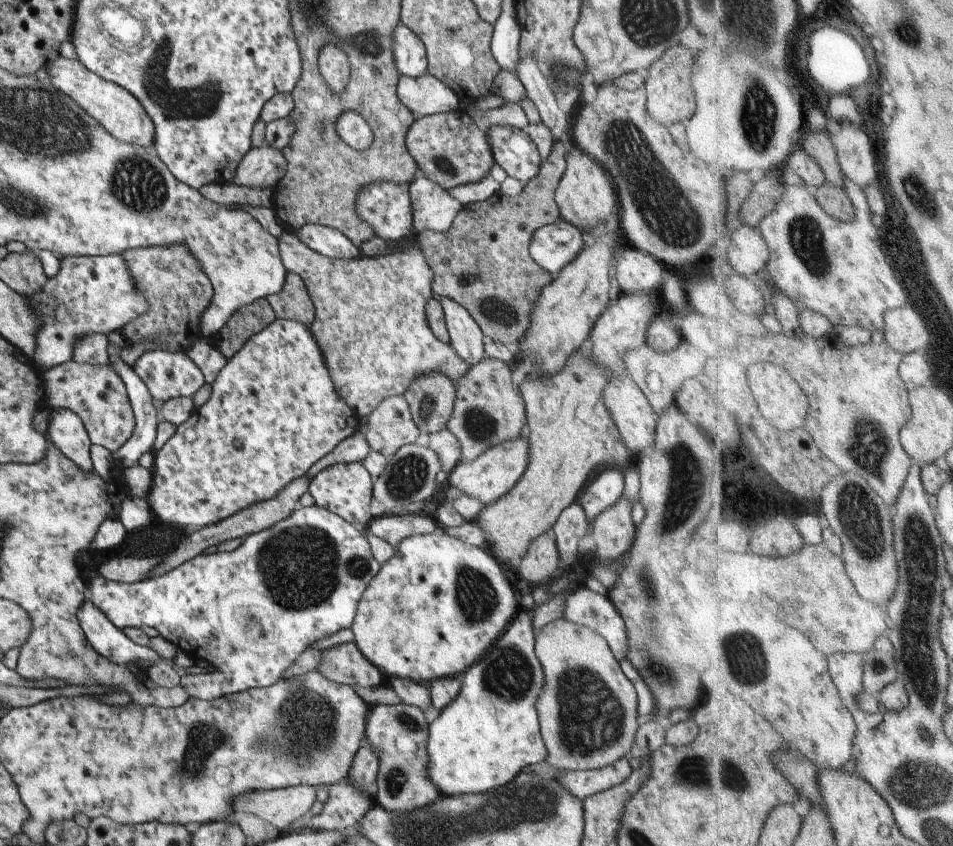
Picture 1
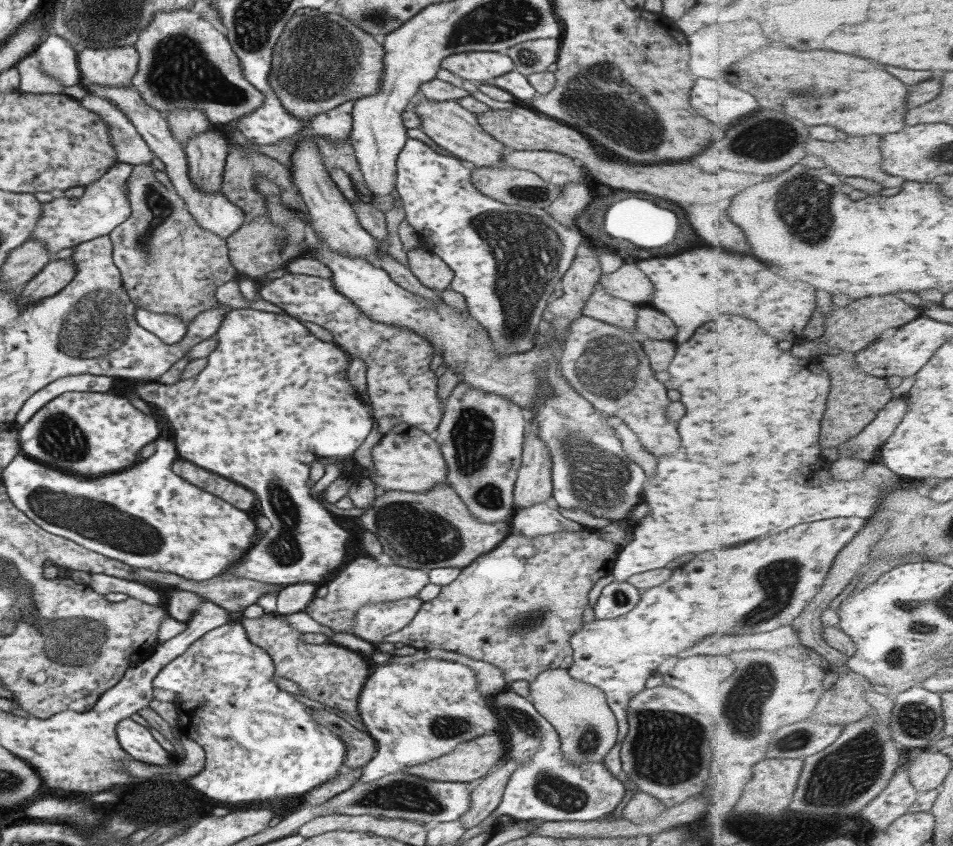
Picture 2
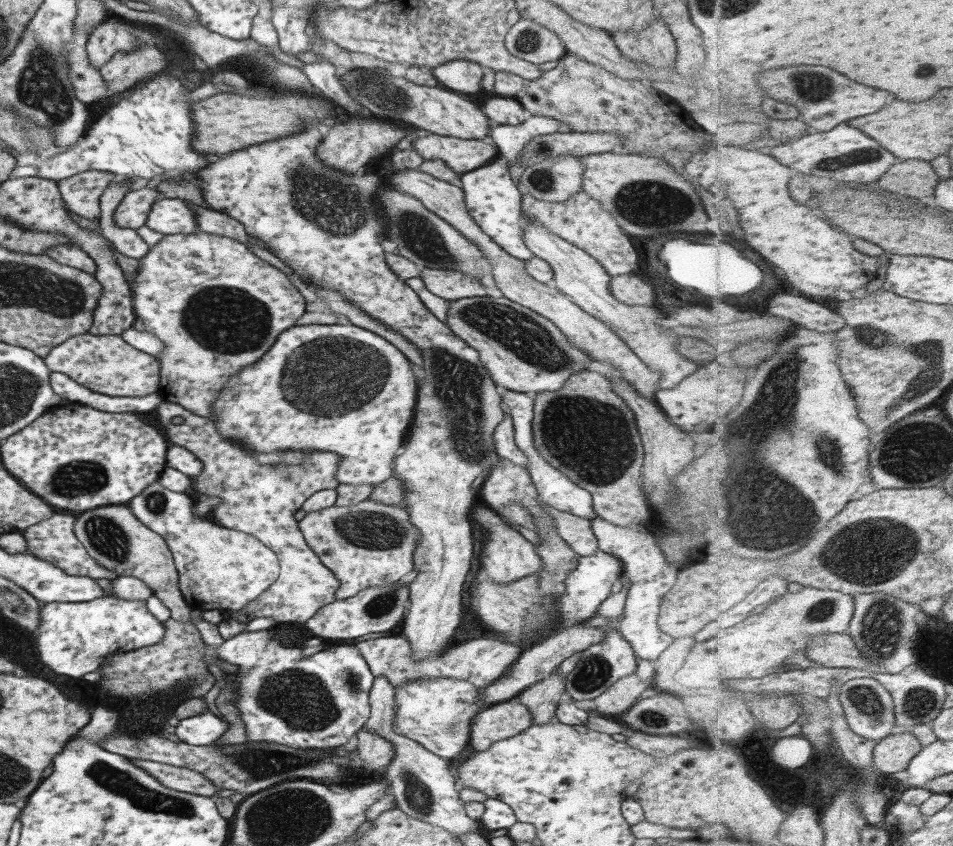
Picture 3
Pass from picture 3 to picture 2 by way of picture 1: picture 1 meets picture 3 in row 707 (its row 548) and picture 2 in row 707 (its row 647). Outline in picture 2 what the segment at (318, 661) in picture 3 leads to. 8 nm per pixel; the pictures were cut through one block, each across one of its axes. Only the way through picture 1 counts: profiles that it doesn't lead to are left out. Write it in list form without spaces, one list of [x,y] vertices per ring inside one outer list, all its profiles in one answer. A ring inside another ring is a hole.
[[[228,623],[226,625],[217,626],[217,629],[209,630],[207,633],[199,636],[193,641],[185,652],[181,653],[177,658],[169,661],[161,670],[153,677],[152,686],[155,688],[169,690],[179,698],[179,705],[176,707],[178,714],[178,722],[184,739],[193,738],[204,752],[203,770],[199,774],[195,774],[189,779],[189,783],[199,792],[208,798],[221,802],[223,806],[232,806],[241,808],[241,806],[253,806],[253,804],[263,804],[263,802],[277,802],[277,800],[285,800],[291,796],[301,796],[309,792],[317,786],[321,786],[323,782],[331,780],[335,774],[343,769],[343,758],[345,758],[345,743],[333,731],[319,725],[319,722],[313,719],[313,715],[309,713],[309,709],[301,702],[293,699],[293,696],[286,691],[279,690],[273,682],[275,675],[275,667],[271,657],[259,646],[255,646],[247,640],[242,627],[236,623]]]

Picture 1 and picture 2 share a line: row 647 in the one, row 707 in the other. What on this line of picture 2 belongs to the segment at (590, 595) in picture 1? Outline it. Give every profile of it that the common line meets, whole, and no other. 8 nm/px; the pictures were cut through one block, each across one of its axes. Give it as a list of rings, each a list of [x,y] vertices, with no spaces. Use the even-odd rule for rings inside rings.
[[[859,517],[808,522],[761,542],[695,554],[689,562],[671,570],[668,580],[644,589],[637,604],[626,614],[606,620],[594,619],[572,634],[569,638],[572,648],[572,663],[567,669],[569,676],[593,686],[604,695],[609,710],[615,716],[618,730],[616,742],[620,743],[628,731],[626,708],[629,700],[643,691],[645,680],[656,673],[655,668],[664,658],[677,656],[678,652],[707,635],[750,635],[759,638],[765,632],[791,626],[820,593],[836,557],[856,538],[866,522],[867,519]]]

